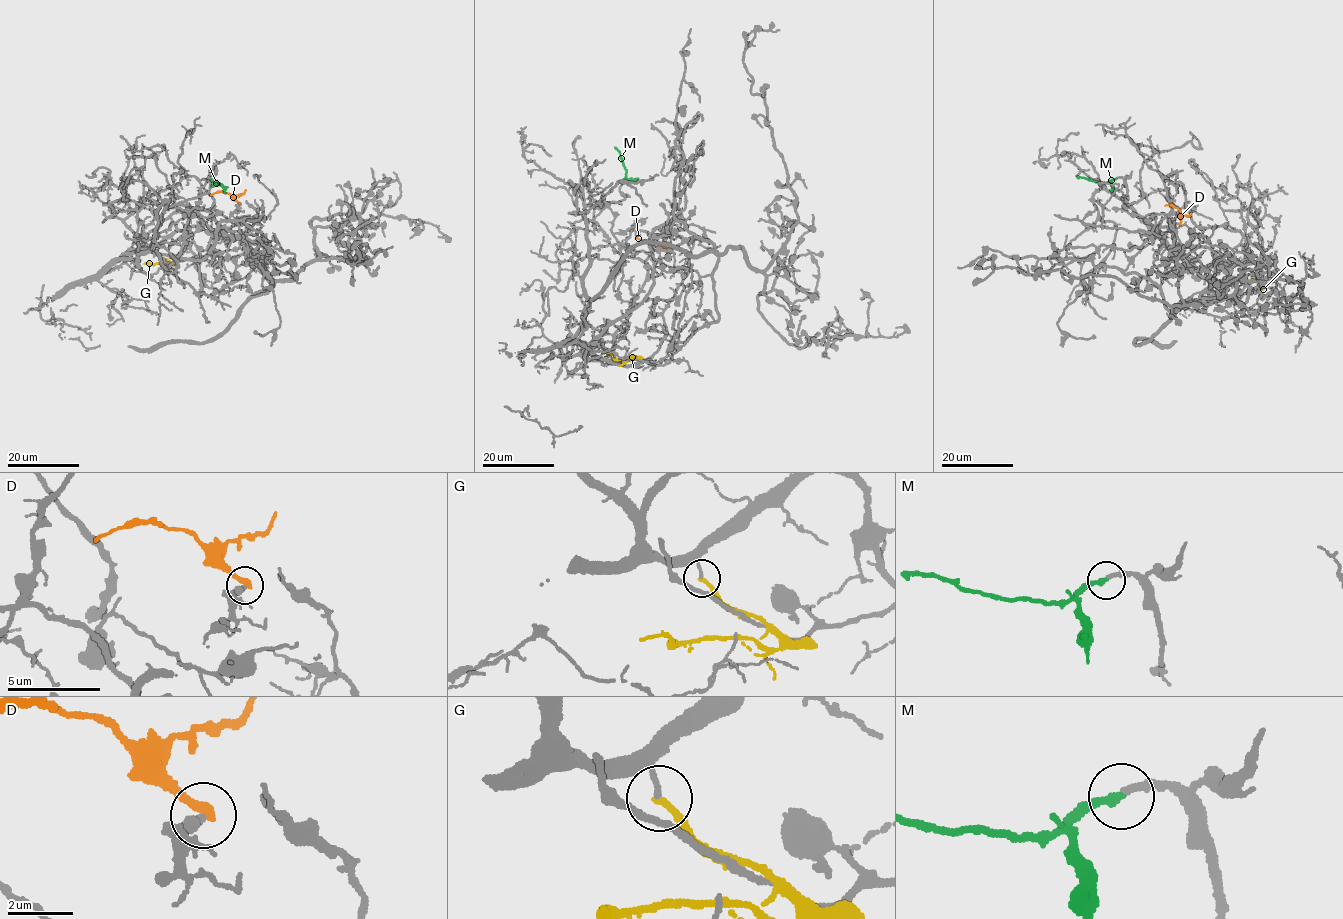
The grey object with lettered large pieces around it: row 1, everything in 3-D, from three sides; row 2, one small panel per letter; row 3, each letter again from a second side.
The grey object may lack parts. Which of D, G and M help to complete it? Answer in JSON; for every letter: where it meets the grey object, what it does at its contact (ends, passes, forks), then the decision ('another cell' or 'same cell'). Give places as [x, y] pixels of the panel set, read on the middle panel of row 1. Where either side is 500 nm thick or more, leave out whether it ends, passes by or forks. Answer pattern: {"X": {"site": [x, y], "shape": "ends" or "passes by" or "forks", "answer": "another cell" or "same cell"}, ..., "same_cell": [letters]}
{"D": {"site": [669, 247], "shape": "ends", "answer": "another cell"}, "G": {"site": [620, 365], "shape": "ends", "answer": "another cell"}, "M": {"site": [621, 185], "shape": "ends", "answer": "same cell"}, "same_cell": ["M"]}

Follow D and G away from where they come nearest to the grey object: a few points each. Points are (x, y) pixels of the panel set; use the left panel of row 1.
D: (239, 204), (228, 193), (215, 192), (210, 195)
G: (155, 252), (170, 265), (143, 263)

